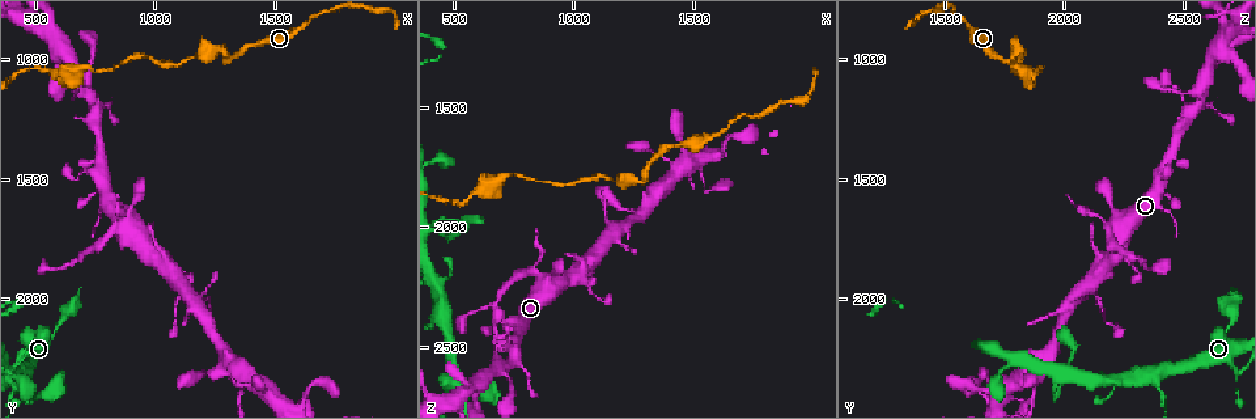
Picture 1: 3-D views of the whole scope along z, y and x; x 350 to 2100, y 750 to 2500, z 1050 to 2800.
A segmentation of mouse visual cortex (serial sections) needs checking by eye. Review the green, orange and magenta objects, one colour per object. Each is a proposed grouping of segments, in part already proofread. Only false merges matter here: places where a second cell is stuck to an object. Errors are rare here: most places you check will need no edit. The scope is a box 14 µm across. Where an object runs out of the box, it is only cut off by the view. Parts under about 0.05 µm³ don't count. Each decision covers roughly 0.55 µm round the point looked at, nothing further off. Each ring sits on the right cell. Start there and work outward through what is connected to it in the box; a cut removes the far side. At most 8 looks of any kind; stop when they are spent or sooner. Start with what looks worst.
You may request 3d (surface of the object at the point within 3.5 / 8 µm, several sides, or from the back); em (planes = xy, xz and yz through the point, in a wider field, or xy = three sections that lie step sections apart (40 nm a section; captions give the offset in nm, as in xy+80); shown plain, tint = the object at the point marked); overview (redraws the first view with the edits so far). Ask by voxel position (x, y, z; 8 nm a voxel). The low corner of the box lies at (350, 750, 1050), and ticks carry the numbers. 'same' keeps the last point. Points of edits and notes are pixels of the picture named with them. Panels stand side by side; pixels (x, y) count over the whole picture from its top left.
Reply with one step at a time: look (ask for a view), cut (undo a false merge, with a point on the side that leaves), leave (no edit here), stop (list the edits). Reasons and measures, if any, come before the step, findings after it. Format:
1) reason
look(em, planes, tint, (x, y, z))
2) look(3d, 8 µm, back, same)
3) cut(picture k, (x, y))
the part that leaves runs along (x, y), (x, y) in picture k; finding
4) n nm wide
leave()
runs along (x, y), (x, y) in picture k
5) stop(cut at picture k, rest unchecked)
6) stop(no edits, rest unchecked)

calibre changes
look(3d, 3.5 µm, (1150, 980, 1780))

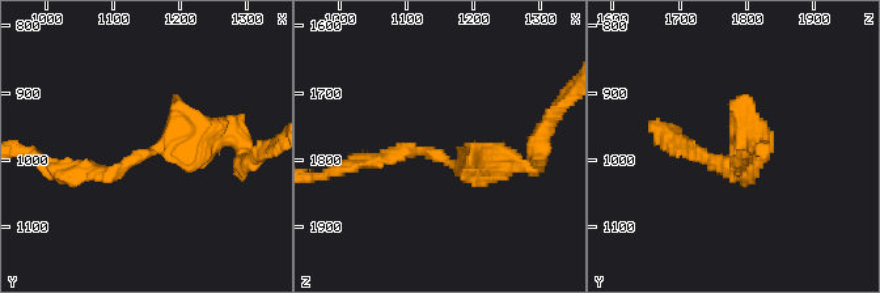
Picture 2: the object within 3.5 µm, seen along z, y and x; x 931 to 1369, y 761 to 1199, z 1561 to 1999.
look(em, xy, step 5, tint, (1140, 990, 1790))

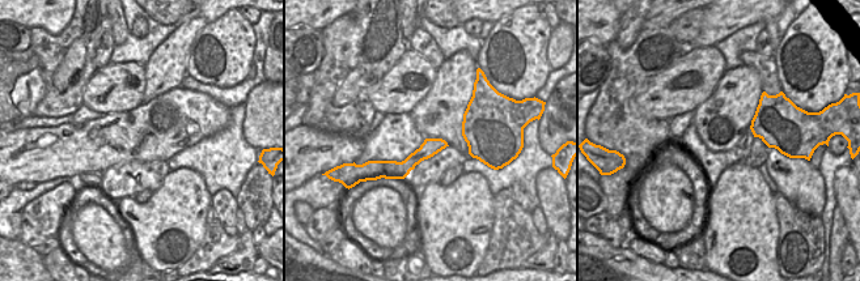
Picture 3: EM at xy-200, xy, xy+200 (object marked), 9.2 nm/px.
leave()
one cell here

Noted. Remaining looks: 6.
thick turns thin
look(3d, 3.5 µm, (570, 1050, 1860))

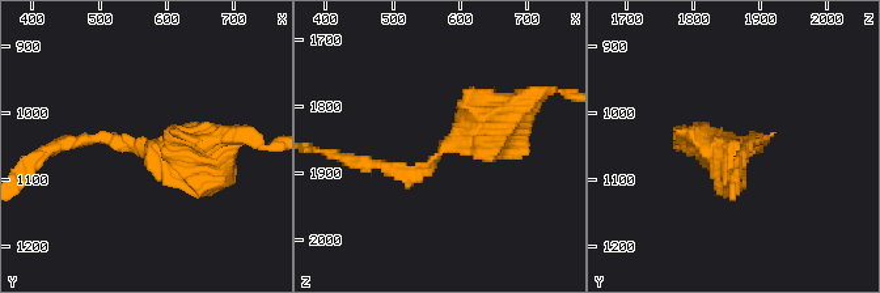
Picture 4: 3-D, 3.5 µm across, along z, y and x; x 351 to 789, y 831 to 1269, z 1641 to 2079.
shape alone is not enough
look(em, xy, step 2, tint, (580, 1055, 1855))

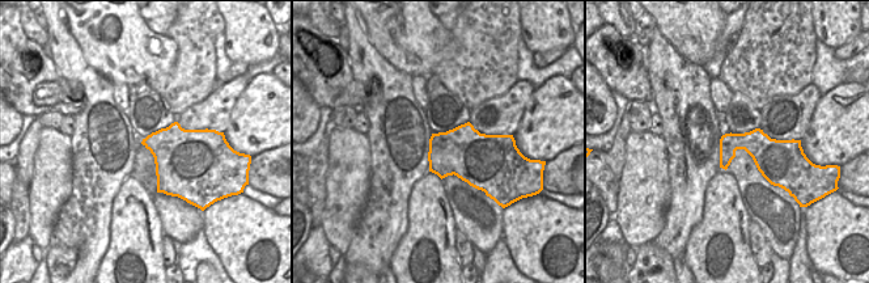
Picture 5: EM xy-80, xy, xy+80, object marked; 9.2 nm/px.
leave()
all the same cell

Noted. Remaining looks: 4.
sudden change in width
look(3d, 3.5 µm, (550, 2390, 1960))

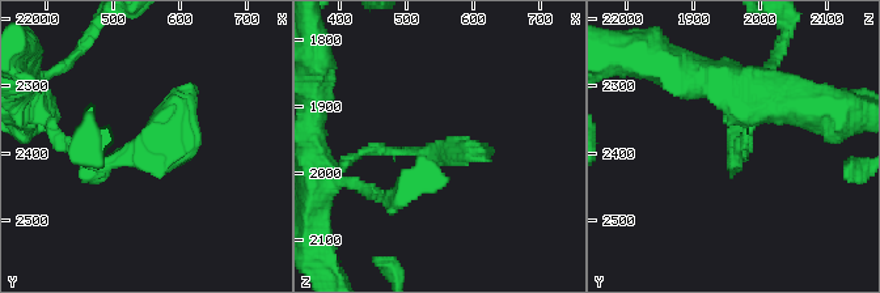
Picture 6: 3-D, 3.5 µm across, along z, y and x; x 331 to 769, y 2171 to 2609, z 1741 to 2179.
need the tissue
look(em, xy, step 2, tint, (540, 2395, 1975))

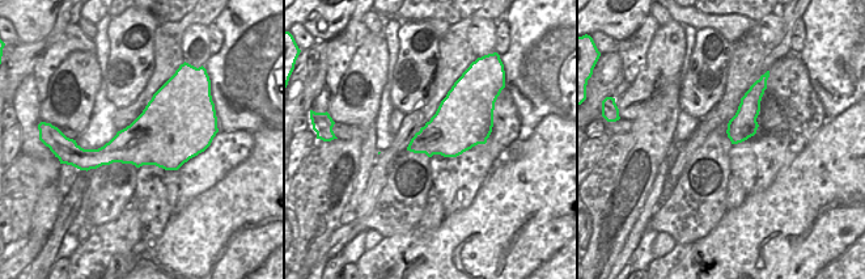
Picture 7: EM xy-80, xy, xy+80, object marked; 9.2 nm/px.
leave()
runs along (67, 143), (131, 158), (195, 90) in picture 6; one cell here

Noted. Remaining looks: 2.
stop(no edits, rest unchecked)

